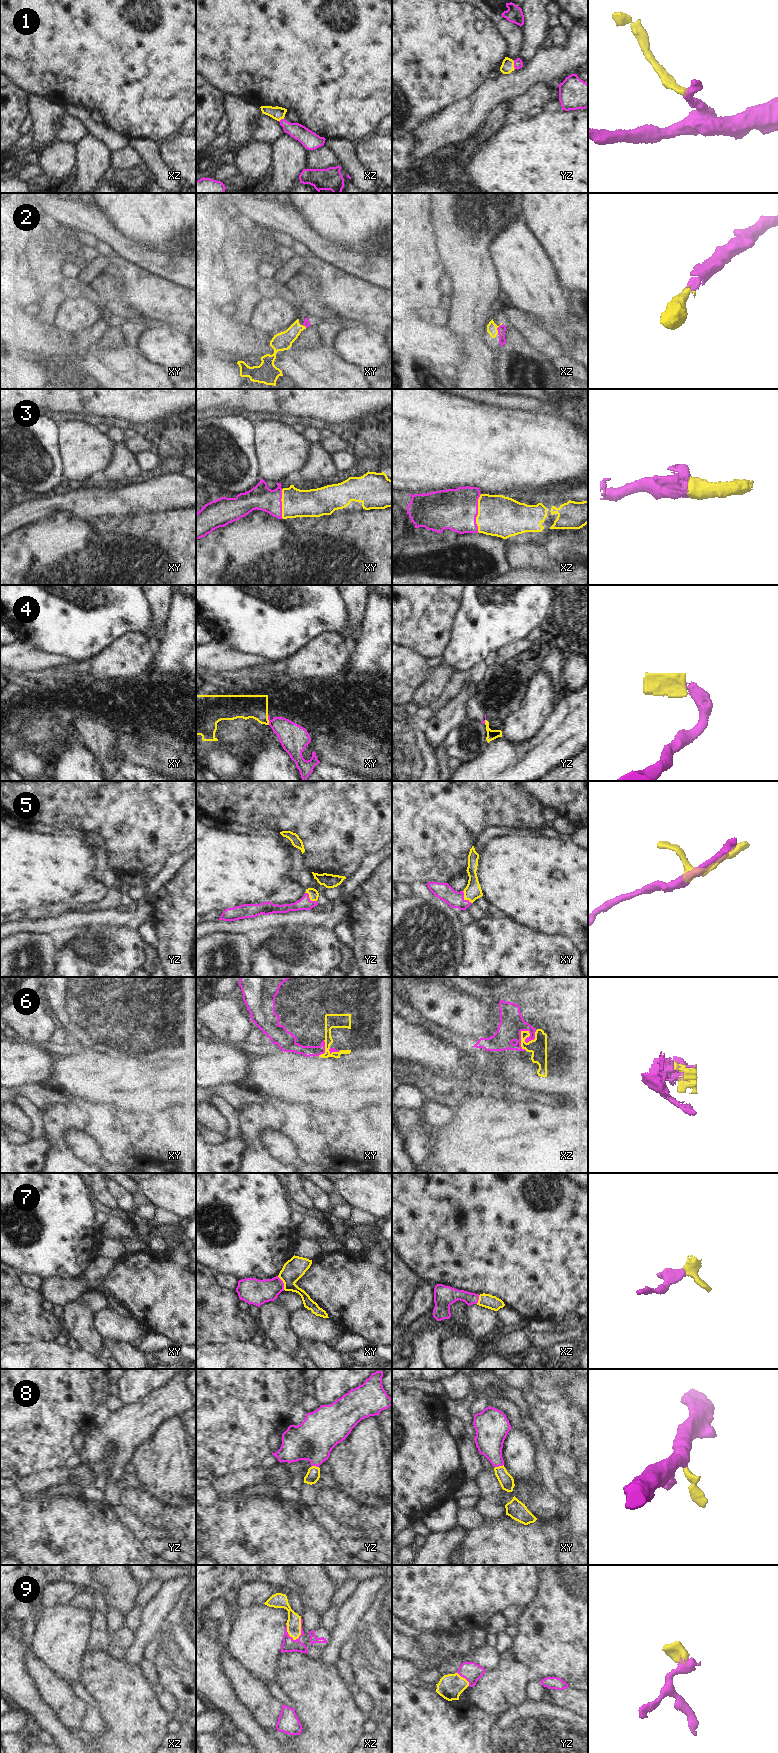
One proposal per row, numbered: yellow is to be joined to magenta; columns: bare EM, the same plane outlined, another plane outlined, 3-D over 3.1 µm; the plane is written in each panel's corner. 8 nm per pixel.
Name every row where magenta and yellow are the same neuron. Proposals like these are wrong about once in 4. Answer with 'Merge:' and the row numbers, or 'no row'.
Merge: 1, 2, 3, 5, 7, 8, 9

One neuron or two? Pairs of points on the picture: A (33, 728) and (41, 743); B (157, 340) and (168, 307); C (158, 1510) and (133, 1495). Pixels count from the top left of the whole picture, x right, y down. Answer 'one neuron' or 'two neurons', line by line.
A: one neuron
B: two neurons
C: one neuron

